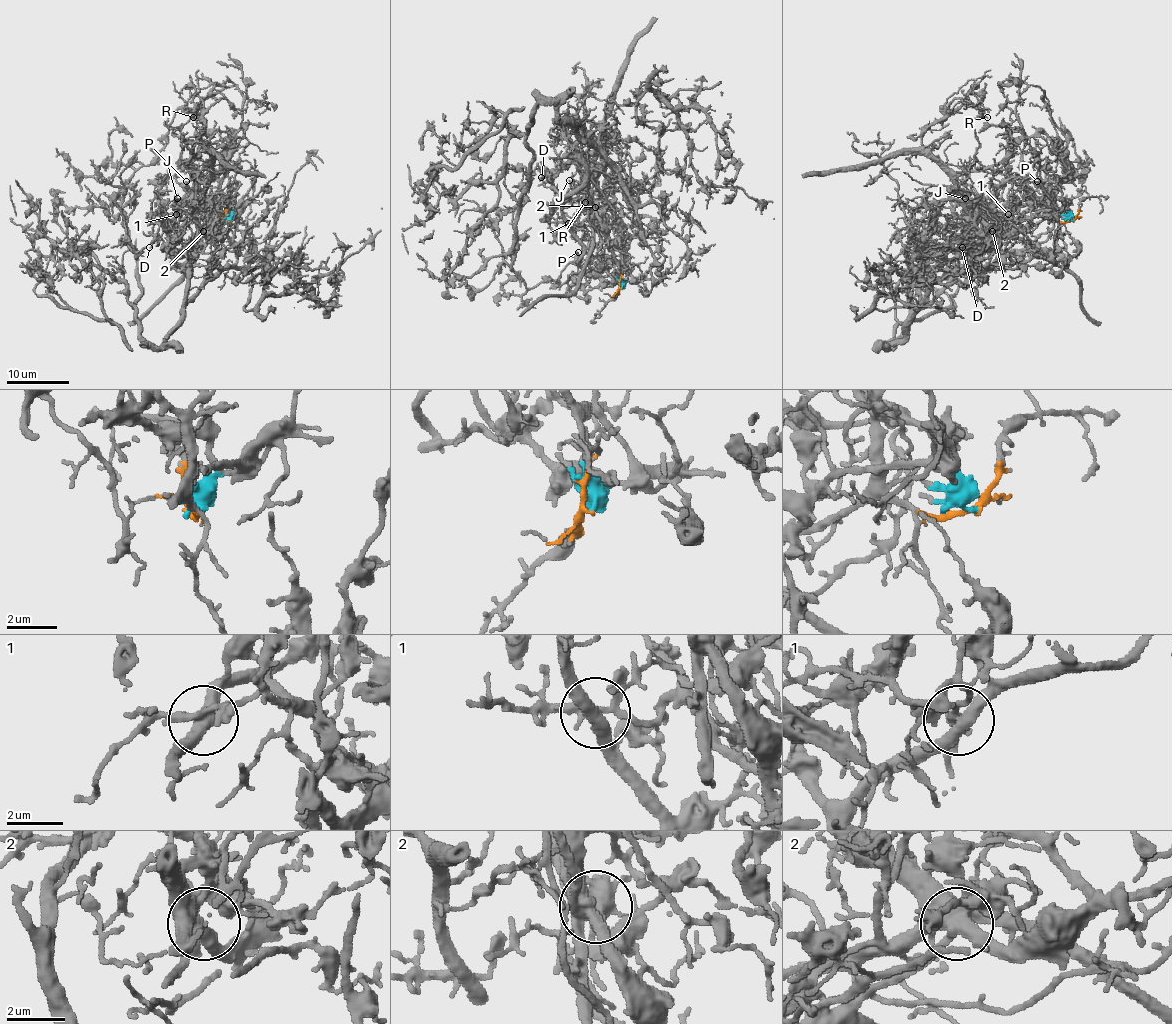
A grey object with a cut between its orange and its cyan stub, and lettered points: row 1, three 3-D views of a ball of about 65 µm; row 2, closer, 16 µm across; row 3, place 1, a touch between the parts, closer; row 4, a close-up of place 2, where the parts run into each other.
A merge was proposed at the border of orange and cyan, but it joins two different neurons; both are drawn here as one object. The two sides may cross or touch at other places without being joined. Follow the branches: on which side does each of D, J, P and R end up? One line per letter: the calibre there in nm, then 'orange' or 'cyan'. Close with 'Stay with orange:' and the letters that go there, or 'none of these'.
D: 110 nm thick; cyan
J: 130 nm thick; orange
P: 360 nm thick; cyan
R: 130 nm thick; orange
Stay with orange: J, R

